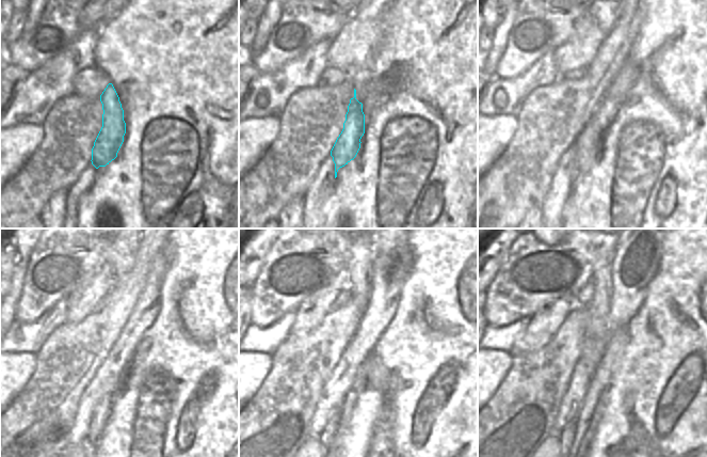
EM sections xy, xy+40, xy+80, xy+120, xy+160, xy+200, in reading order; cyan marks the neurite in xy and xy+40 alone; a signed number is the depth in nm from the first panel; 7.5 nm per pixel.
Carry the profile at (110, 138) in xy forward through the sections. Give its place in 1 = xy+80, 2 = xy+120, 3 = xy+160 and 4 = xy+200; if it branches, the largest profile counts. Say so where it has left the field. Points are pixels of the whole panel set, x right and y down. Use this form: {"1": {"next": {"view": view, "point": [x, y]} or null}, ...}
{"1": {"next": {"view": "xy+80", "point": [588, 143]}}, "2": {"next": {"view": "xy+120", "point": [102, 411]}}, "3": {"next": {"view": "xy+160", "point": [327, 437]}}, "4": {"next": {"view": "xy+200", "point": [566, 436]}}}

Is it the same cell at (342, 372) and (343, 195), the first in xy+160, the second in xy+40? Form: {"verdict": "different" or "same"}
{"verdict": "different"}

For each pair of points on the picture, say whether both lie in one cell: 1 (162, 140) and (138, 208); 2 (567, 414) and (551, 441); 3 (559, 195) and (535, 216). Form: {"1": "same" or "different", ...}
{"1": "same", "2": "different", "3": "different"}

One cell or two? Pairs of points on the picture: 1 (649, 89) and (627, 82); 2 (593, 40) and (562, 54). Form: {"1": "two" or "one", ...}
{"1": "two", "2": "one"}

